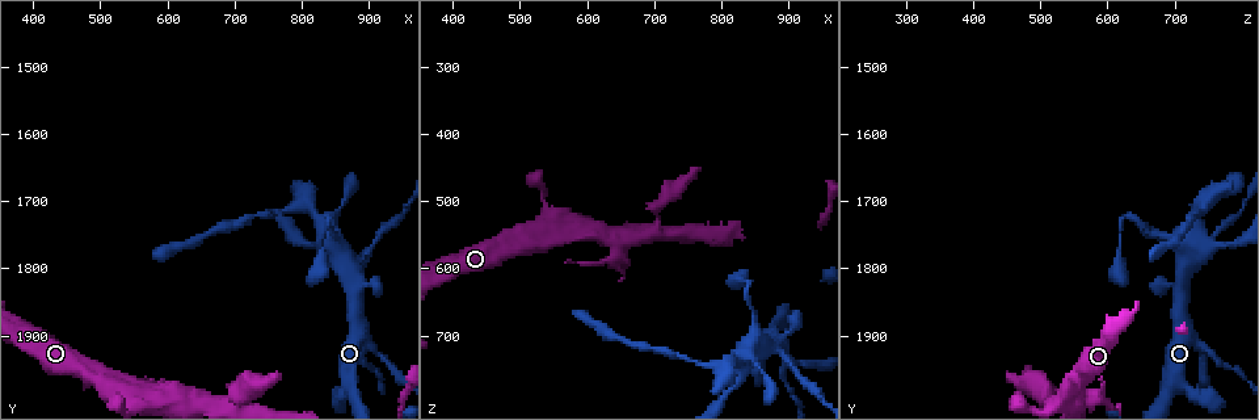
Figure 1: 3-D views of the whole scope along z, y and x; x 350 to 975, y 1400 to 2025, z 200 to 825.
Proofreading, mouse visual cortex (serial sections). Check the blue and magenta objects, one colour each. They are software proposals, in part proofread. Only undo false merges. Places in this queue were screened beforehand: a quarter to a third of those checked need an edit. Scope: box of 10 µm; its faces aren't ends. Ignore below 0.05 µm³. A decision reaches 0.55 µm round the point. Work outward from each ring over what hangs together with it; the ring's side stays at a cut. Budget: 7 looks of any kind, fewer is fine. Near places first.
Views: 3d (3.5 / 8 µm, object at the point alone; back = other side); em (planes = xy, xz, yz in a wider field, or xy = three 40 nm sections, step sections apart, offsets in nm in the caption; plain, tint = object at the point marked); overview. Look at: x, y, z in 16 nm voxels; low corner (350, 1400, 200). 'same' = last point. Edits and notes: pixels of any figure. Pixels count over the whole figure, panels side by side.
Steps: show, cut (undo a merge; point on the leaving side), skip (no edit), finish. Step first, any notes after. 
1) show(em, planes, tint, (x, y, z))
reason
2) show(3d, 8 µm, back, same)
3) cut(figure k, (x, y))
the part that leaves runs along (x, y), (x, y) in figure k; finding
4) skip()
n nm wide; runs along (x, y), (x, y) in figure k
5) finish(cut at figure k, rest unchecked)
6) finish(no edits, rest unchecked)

show(3d, 3.5 µm, (540, 1990, 545))

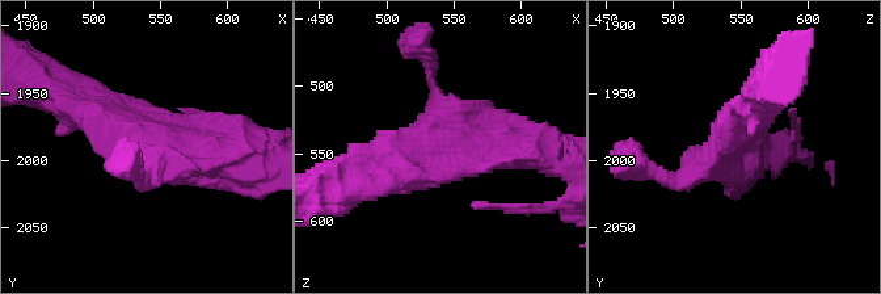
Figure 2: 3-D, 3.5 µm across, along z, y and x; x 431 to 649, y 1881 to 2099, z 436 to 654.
show(em, planes, tint, (542, 1986, 540))
shape alone is not enough

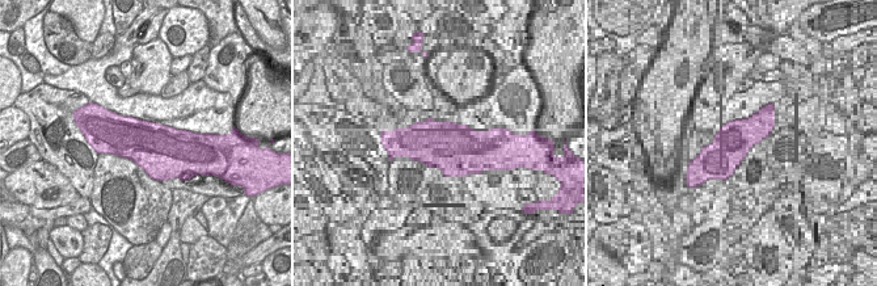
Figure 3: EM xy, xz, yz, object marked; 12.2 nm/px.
skip()
runs along (79, 105), (135, 138), (236, 158) in figure 2; one cell here

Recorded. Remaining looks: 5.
show(3d, 3.5 µm, (710, 1985, 505))

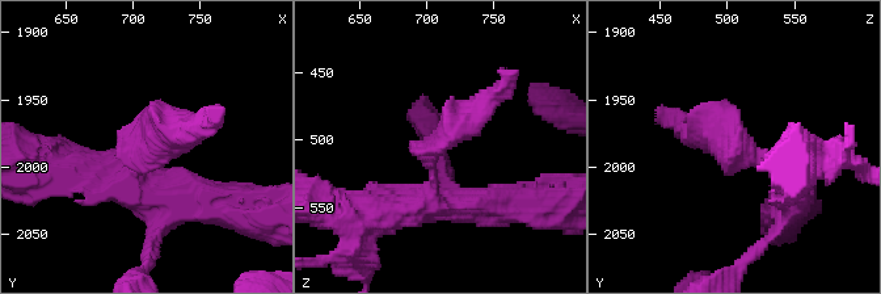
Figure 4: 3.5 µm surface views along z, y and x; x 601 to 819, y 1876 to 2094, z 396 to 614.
show(em, xy, step 3, tint, (708, 1984, 502))
need the tissue

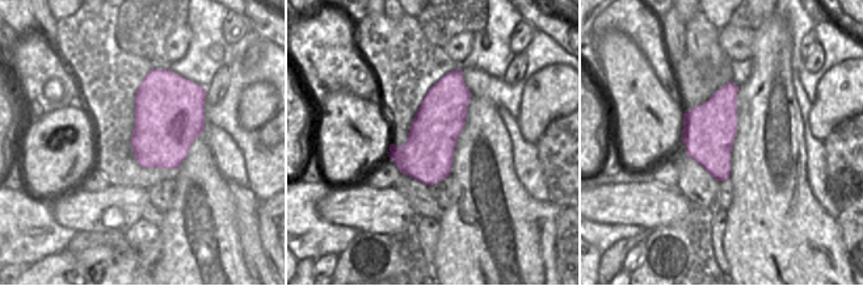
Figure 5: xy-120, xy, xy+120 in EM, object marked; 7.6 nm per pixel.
skip()
arms of 350, 400 nm; runs along (414, 209), (434, 185), (430, 148), (506, 88) in figure 4; all the same cell

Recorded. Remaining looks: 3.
show(3d, 3.5 µm, (835, 1725, 625))
sharp bend

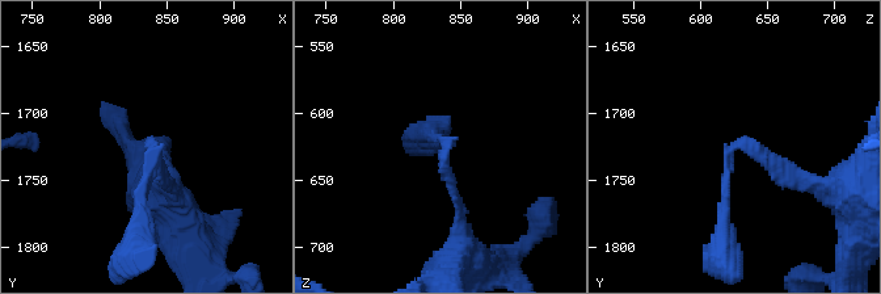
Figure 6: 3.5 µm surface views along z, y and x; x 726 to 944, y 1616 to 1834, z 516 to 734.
show(em, xy, step 1, tint, (840, 1720, 630))
arms of 150, 150 nm; need the tissue

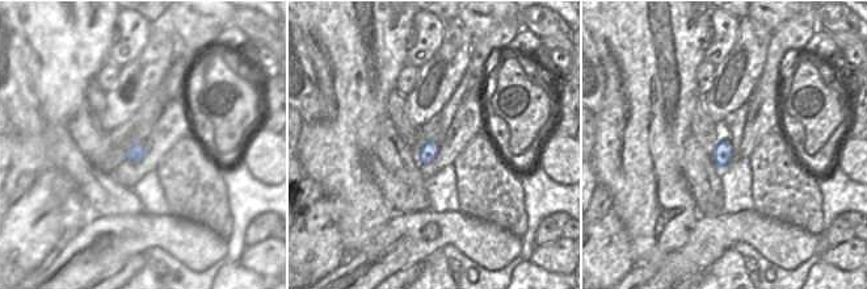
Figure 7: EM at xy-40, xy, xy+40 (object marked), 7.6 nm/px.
show(em, xy, step 2, tint, same)
cut it another way

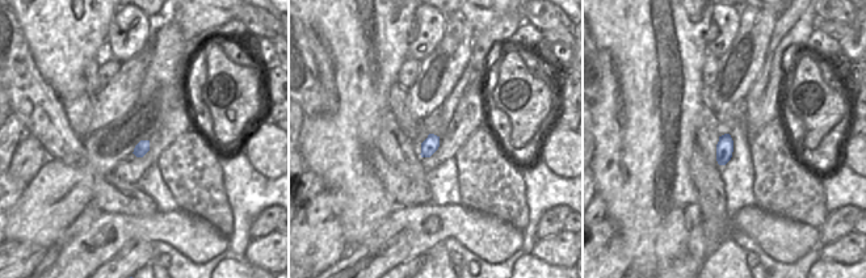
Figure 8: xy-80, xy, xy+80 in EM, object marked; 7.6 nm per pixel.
skip()
runs along (459, 222), (447, 142), (435, 138) in figure 6; all the same cell

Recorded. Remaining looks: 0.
finish(no edits, rest unchecked)

